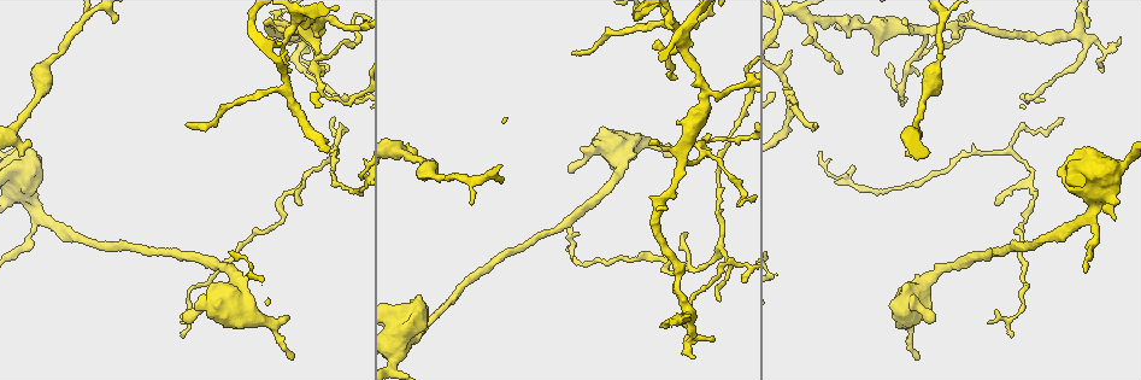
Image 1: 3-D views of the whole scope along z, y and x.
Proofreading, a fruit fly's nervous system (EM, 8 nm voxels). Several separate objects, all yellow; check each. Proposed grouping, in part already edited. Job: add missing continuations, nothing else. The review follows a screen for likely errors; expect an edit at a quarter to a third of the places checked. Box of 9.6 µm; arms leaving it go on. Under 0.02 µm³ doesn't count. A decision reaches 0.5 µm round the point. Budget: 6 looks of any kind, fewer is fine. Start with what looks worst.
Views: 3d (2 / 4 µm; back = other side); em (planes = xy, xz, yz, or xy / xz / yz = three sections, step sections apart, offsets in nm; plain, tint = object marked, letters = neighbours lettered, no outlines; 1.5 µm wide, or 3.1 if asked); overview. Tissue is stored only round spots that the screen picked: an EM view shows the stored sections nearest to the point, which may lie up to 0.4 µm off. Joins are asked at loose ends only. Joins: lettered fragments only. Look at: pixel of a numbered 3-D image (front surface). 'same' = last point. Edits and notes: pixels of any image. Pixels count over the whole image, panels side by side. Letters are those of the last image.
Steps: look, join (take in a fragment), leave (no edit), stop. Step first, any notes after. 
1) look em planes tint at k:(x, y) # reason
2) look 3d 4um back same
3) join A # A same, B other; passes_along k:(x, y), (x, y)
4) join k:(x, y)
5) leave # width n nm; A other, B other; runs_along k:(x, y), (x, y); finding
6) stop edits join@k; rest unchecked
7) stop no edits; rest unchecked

look em xy step 4 tint at 1:(187, 122) # end of a long branch

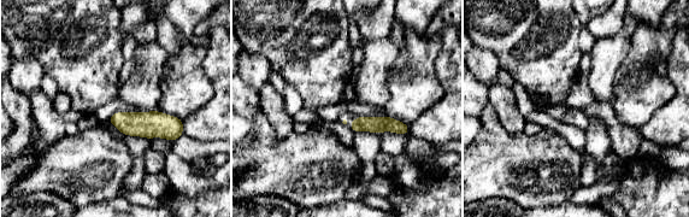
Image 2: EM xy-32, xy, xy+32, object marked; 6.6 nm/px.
look em planes letters same

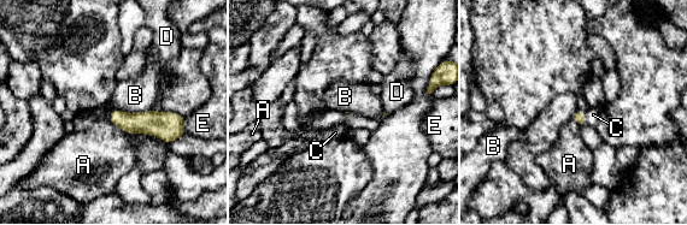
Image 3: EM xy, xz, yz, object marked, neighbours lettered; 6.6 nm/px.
join C # A other, B other, C same, D other, E other; passes_along 3:(580, 116), (585, 118), (593, 114); it goes on there

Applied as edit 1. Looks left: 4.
look em planes letters at 1:(112, 22)

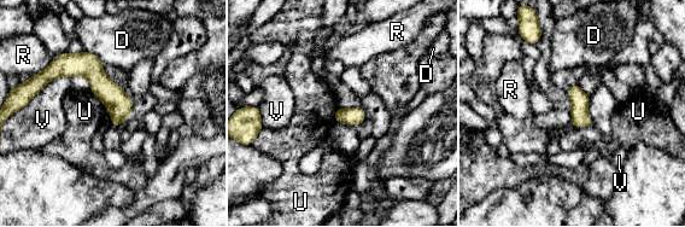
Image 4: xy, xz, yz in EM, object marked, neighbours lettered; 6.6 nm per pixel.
leave # longest_contact V 300 nm; D other, R other, U other, V other; runs_along 4:(86, 57), (116, 100), (116, 123); no lettered fragment goes on from it

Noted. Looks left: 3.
look em xy step 4 letters at 1:(915, 358) # branch stops here

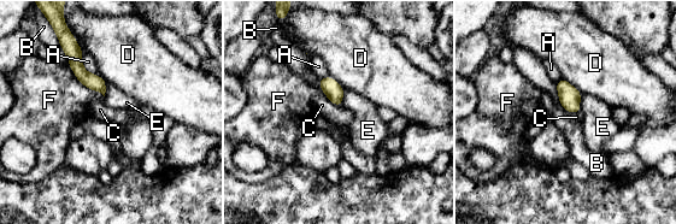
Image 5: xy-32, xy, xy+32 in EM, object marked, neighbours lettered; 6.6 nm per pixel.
look em planes letters same # cut it another way

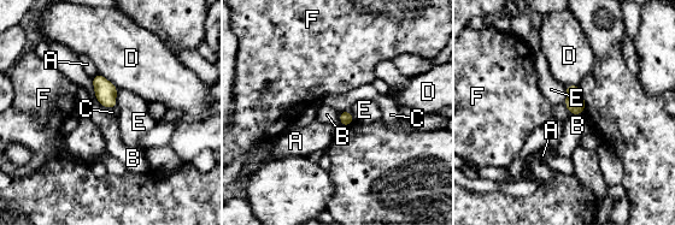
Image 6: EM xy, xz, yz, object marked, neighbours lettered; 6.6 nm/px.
leave # A other, B other, C other, D other, E other, F other; border 6:(99, 102), (116, 108); none of them fits

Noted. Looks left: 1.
stop edits join@3; rest unchecked

